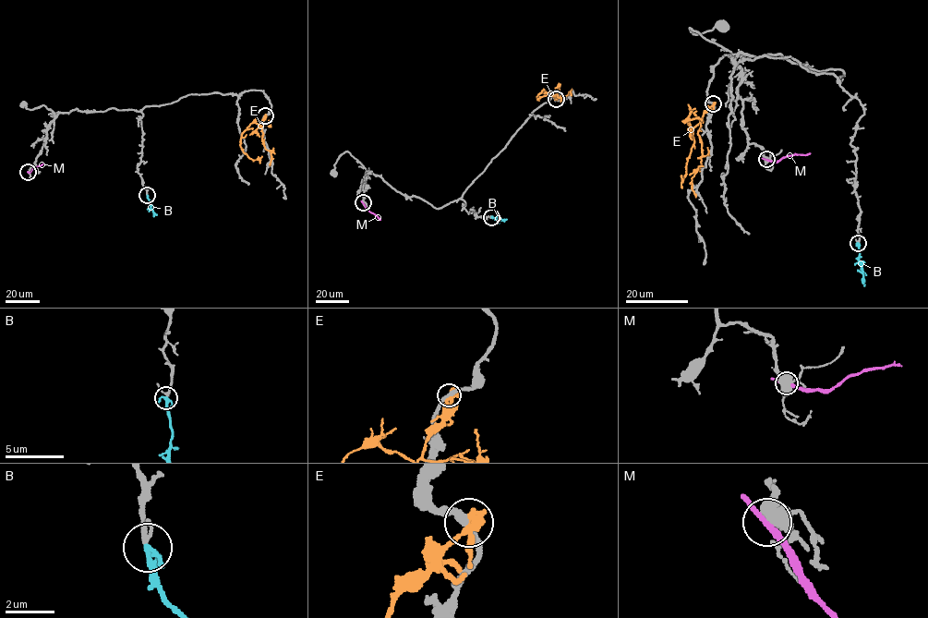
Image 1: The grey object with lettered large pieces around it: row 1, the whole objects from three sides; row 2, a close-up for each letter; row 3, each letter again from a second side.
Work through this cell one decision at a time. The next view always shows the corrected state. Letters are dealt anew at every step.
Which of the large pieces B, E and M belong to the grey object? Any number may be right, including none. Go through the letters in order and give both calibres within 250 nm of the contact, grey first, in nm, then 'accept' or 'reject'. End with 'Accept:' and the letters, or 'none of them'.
B: 170/220 nm | accept
E: 300/360 nm | reject
M: 500/240 nm | reject
Accept: B

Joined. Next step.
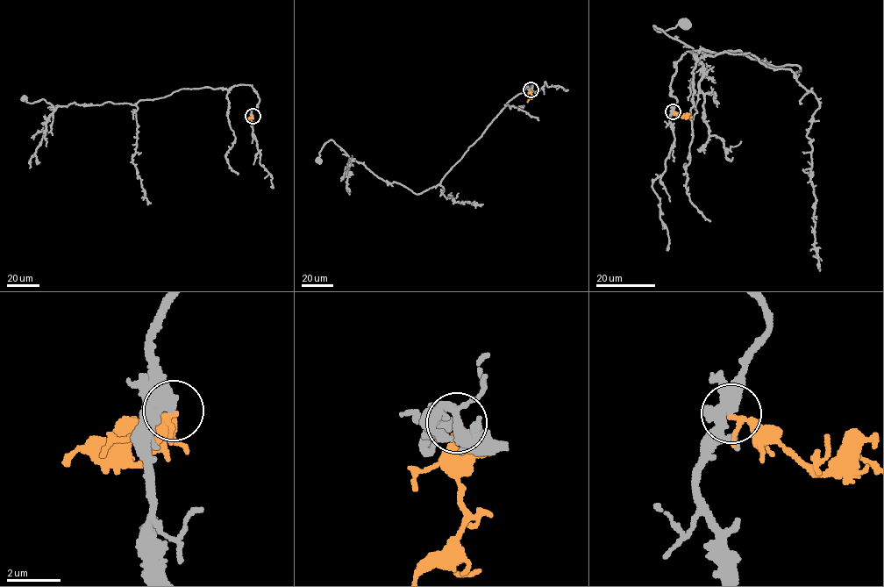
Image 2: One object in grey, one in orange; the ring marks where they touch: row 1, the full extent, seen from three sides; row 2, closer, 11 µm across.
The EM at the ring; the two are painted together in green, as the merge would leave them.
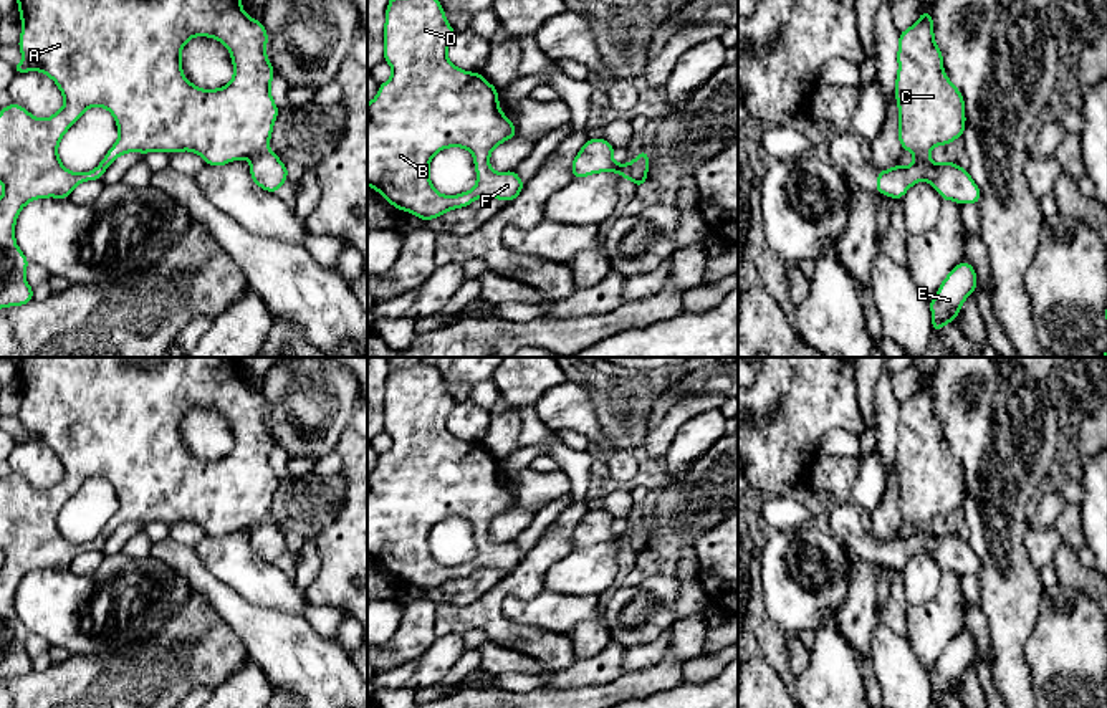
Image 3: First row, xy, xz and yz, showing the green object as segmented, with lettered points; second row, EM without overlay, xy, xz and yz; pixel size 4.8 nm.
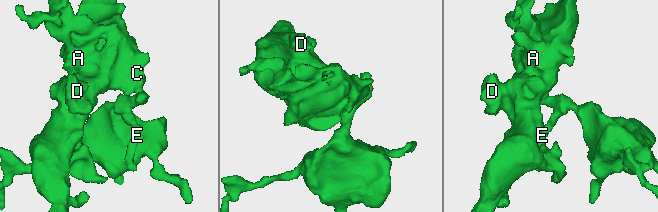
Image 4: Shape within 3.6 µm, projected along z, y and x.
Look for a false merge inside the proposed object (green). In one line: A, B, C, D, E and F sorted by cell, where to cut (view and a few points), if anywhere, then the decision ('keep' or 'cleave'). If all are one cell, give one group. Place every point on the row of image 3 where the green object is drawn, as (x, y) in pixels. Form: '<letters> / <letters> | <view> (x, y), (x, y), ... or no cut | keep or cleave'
A B C D F / E | xy (265, 149), (250, 159) | cleave

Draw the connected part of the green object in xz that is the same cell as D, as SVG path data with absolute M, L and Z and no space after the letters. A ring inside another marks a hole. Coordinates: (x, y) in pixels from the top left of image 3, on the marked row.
M389 0L384 25L384 61L392 68L389 81L379 84L377 96L367 104L367 185L377 190L395 210L407 210L424 222L437 218L448 210L463 208L480 197L511 202L525 189L516 170L493 172L491 151L516 136L516 127L501 112L498 89L478 71L467 73L447 58L447 46L457 31L448 25L438 0ZM447 147L465 147L472 152L477 185L458 195L438 194L429 175L432 157Z

